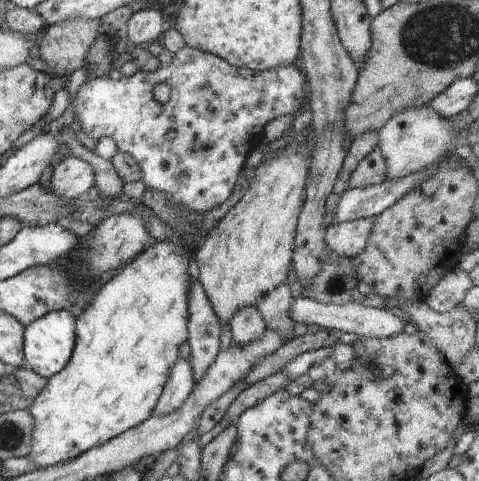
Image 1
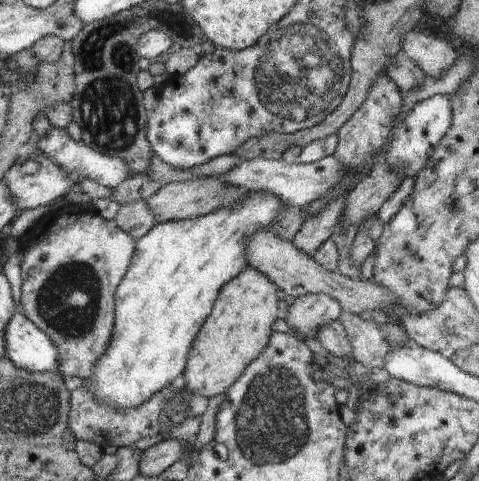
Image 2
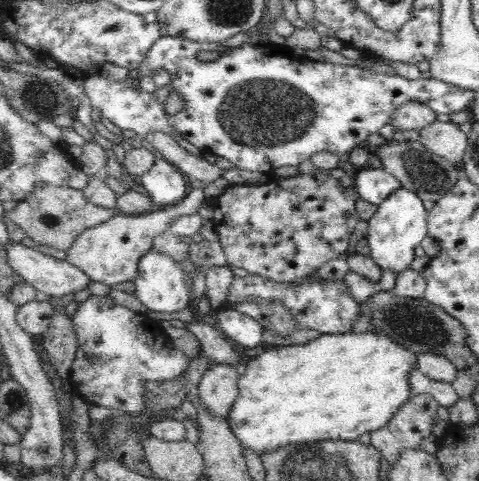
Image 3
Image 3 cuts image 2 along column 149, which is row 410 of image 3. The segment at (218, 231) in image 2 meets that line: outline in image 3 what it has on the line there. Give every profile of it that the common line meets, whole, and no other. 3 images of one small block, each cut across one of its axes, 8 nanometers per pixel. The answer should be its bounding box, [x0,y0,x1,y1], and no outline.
[228,334,416,456]

